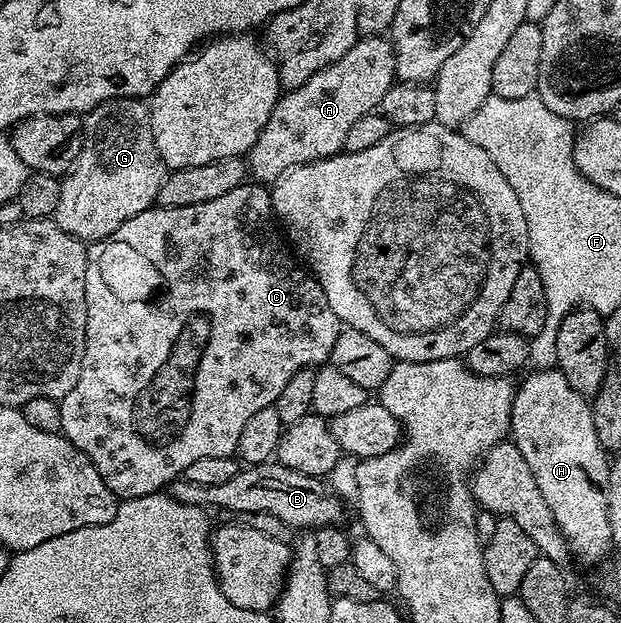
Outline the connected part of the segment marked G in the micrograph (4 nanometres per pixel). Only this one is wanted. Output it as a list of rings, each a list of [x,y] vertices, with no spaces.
[[[111,99],[108,103],[98,103],[94,109],[86,112],[82,116],[79,155],[76,157],[71,170],[62,176],[61,201],[57,201],[57,209],[53,216],[55,224],[61,229],[65,229],[65,233],[69,233],[73,237],[83,240],[84,244],[90,245],[96,243],[98,239],[109,237],[109,233],[121,229],[121,225],[125,225],[125,221],[129,221],[129,217],[137,217],[137,213],[141,213],[145,209],[152,207],[155,203],[157,193],[163,184],[163,179],[167,174],[169,174],[169,168],[161,161],[161,157],[157,153],[157,145],[153,141],[150,106],[143,99]]]

